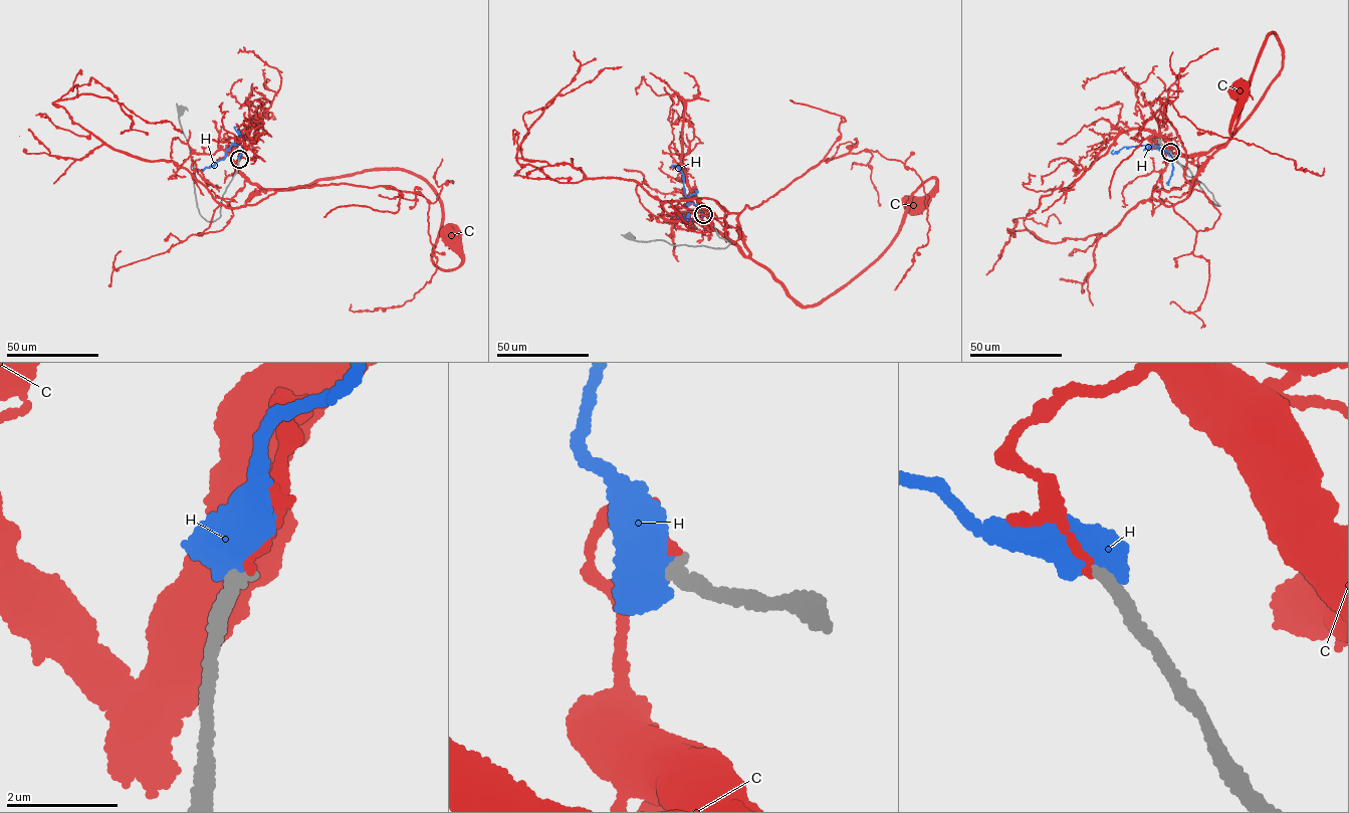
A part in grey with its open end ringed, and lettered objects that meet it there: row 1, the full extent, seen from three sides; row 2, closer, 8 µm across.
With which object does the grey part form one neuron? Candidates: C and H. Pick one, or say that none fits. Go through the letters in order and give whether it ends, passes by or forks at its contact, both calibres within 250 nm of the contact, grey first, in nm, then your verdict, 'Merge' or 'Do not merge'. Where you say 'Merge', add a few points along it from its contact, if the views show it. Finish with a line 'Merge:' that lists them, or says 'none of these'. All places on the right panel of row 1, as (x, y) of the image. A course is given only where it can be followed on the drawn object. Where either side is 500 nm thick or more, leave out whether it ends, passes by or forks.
C: It ends there. Thickness 240 nm (grey) against 110 nm. Do not merge
H: Thickness 240 nm (grey) against 650 nm. Do not merge
Merge: none of these

